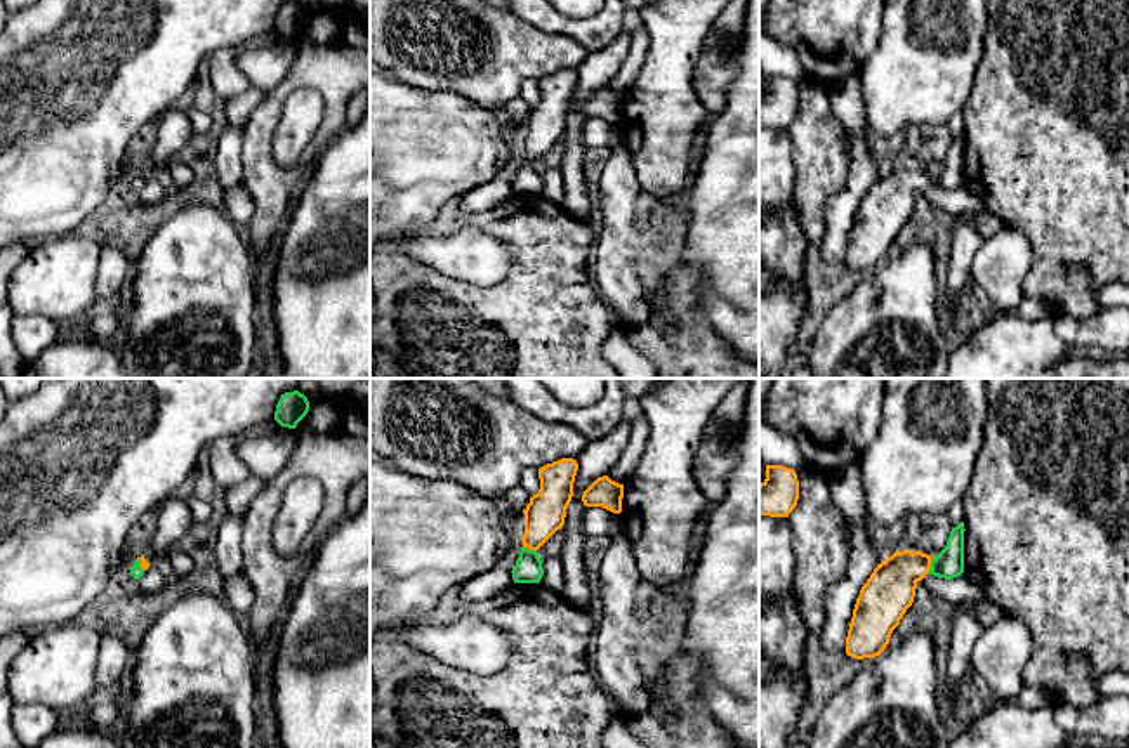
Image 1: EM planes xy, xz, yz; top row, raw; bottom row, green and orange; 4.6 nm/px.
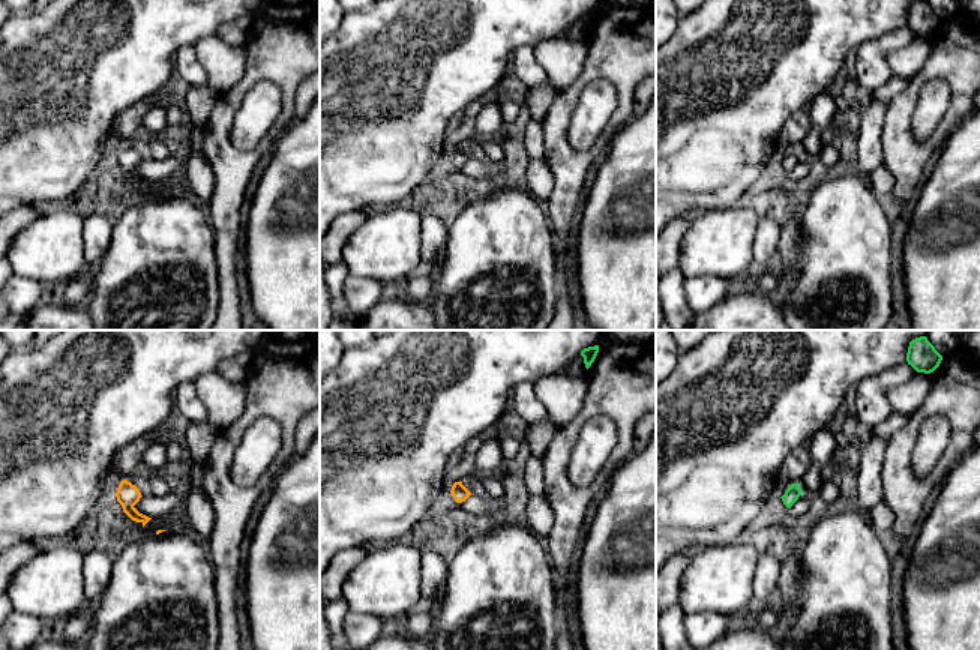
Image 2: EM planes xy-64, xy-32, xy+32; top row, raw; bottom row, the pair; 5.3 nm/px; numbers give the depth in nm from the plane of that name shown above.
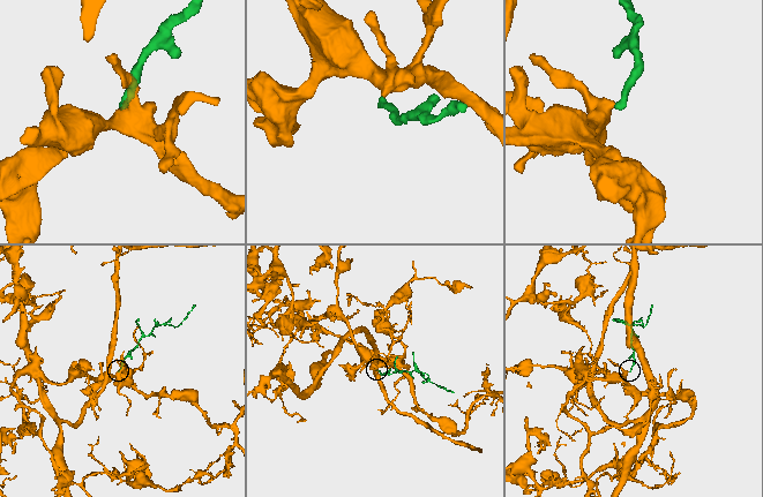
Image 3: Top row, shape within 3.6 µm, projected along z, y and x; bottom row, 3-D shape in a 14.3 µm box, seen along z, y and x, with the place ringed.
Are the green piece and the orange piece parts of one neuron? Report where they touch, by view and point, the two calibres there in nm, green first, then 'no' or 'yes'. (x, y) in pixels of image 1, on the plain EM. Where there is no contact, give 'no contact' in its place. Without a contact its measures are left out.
xz (528, 160) | 130/180 nm | yes

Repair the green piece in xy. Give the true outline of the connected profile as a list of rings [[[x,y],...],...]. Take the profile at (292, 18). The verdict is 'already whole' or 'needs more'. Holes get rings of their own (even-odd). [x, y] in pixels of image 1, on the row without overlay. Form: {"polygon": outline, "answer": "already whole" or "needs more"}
{"polygon": [[[299,2],[285,3],[276,16],[274,31],[281,38],[295,40],[307,23],[309,12],[304,5]]], "answer": "already whole"}

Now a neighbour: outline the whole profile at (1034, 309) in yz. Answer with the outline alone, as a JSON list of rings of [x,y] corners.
[[[1023,297],[1023,300],[1018,305],[1018,314],[1025,319],[1039,321],[1039,319],[1054,319],[1056,309],[1051,302],[1044,299],[1028,299]]]

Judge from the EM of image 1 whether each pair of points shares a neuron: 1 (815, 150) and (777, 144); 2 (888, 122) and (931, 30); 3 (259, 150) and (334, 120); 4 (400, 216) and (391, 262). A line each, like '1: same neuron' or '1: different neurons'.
1: different neurons
2: same neuron
3: same neuron
4: different neurons

